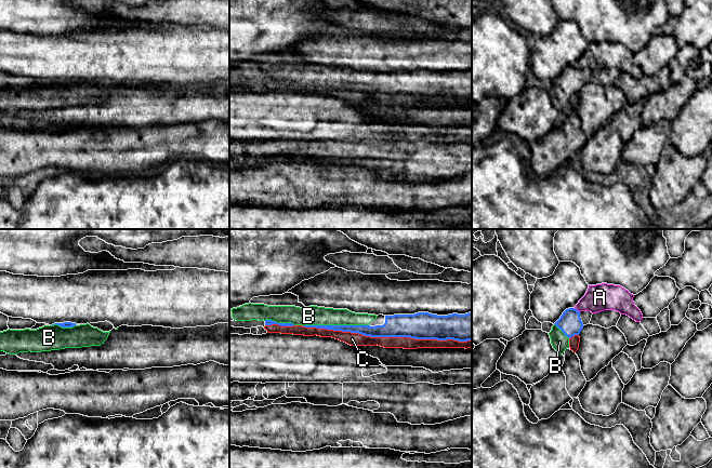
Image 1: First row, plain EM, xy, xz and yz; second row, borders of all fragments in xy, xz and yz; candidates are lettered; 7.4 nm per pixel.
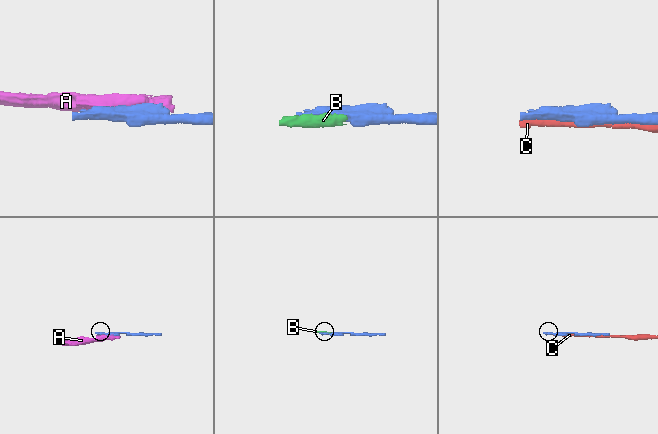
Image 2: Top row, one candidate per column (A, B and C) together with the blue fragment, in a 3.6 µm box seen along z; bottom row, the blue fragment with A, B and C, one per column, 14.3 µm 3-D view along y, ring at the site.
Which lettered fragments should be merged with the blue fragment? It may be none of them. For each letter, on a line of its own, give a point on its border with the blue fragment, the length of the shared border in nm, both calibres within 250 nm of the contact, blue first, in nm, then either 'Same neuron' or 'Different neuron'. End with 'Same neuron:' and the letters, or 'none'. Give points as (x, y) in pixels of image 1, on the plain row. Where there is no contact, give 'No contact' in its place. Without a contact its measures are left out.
A: Touches blue at yz (576, 67). Shared border 60 nm. Thickness 170 nm (blue) against 200 nm. Different neuron
B: Touches blue at xz (335, 83). Shared border 480 nm. Thickness 80 nm (blue) against 140 nm. Same neuron
C: Touches blue at xz (387, 94). Shared border 1250 nm. Thickness 190 nm (blue) against 100 nm. Different neuron
Same neuron: B

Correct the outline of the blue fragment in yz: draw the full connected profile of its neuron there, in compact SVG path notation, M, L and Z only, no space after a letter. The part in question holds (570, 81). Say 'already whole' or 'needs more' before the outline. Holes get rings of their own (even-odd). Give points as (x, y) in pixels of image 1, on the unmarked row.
needs more; M566 67L549 91L553 106L562 112L569 105L569 97L579 93L584 83L590 82L591 69Z

